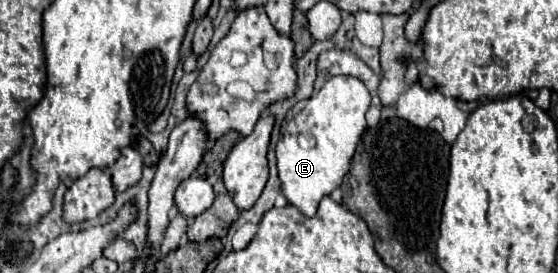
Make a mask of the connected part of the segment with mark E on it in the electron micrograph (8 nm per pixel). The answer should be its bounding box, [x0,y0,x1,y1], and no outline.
[275,76,371,216]

